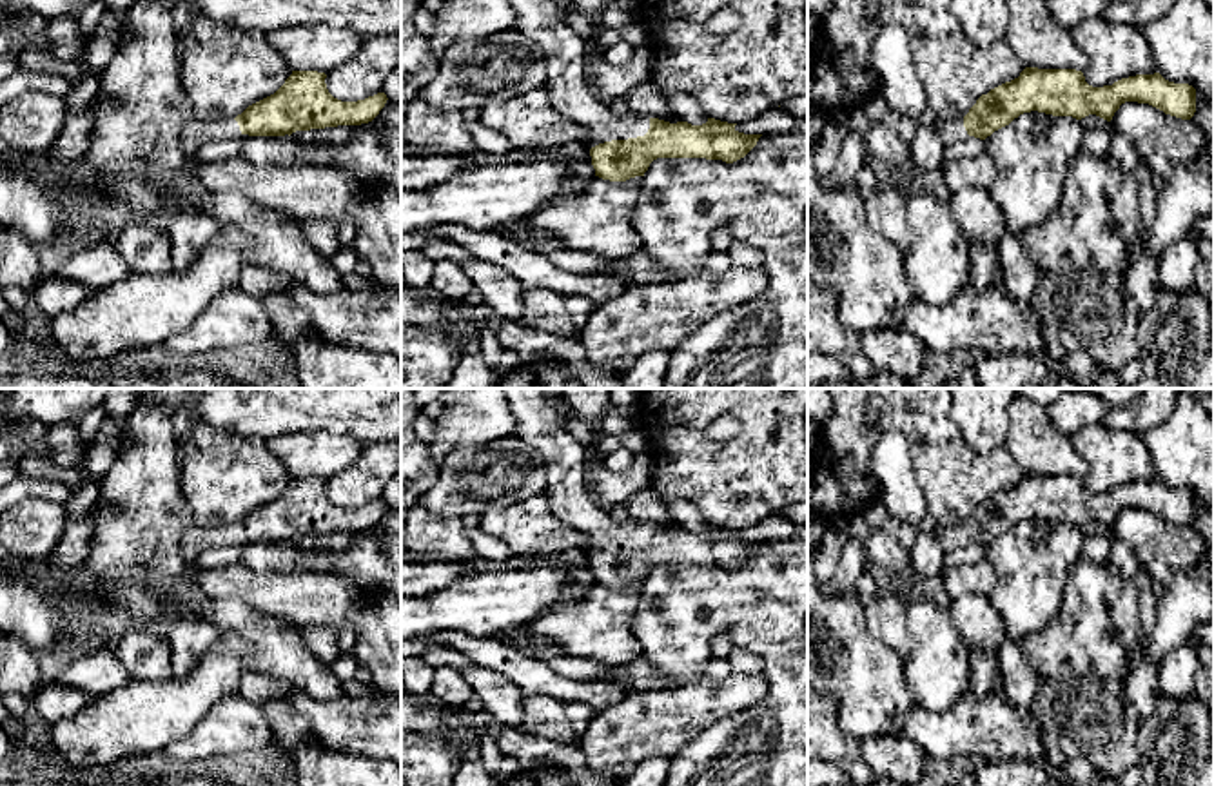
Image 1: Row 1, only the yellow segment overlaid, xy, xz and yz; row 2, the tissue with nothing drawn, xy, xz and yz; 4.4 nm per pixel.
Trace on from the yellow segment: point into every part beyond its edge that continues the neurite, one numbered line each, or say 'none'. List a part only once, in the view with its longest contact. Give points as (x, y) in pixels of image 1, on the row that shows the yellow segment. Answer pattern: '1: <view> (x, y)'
1: xz (543, 22)

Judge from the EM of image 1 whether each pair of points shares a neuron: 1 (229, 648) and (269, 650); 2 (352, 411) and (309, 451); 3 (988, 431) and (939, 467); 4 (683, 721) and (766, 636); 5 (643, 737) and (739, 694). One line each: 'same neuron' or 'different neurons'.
1: different neurons
2: different neurons
3: different neurons
4: different neurons
5: same neuron

